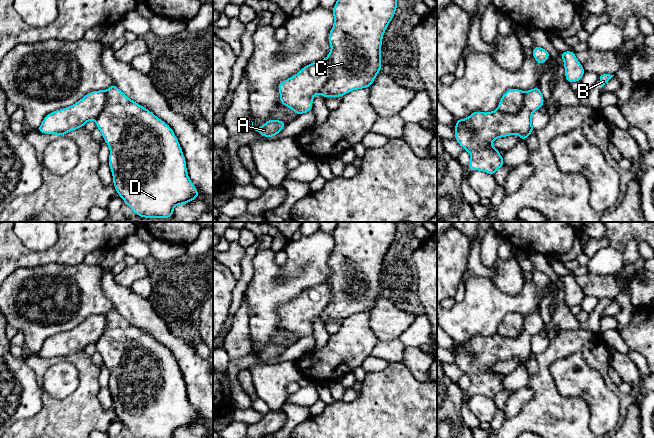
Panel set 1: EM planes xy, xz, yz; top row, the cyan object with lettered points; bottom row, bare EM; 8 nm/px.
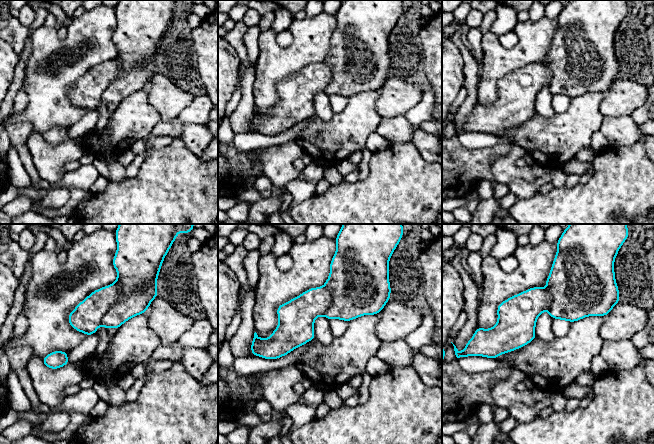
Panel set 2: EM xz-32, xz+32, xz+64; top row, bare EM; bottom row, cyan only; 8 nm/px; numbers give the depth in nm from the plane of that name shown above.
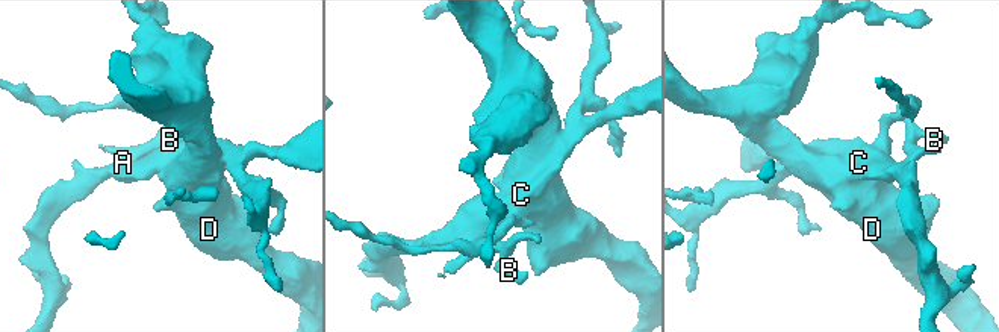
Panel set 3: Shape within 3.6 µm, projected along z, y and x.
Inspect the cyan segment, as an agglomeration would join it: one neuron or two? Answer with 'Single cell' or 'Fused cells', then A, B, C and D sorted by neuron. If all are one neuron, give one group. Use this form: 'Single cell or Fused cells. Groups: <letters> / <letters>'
Fused cells. Groups: A B / C D

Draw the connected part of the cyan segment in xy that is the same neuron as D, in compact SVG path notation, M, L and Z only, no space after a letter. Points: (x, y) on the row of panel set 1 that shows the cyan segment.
M114 83L105 92L107 95L107 102L105 104L105 107L96 119L96 126L103 135L103 141L105 141L110 148L108 164L113 175L113 185L118 193L118 196L120 196L124 200L124 203L126 203L136 215L141 216L143 218L174 217L173 209L175 206L179 204L187 205L189 201L199 198L197 188L189 179L186 168L186 159L183 155L181 146L176 135L174 134L172 128L166 122L162 121L160 118L155 116L151 111L149 111L145 107L128 98L120 89L116 87Z

